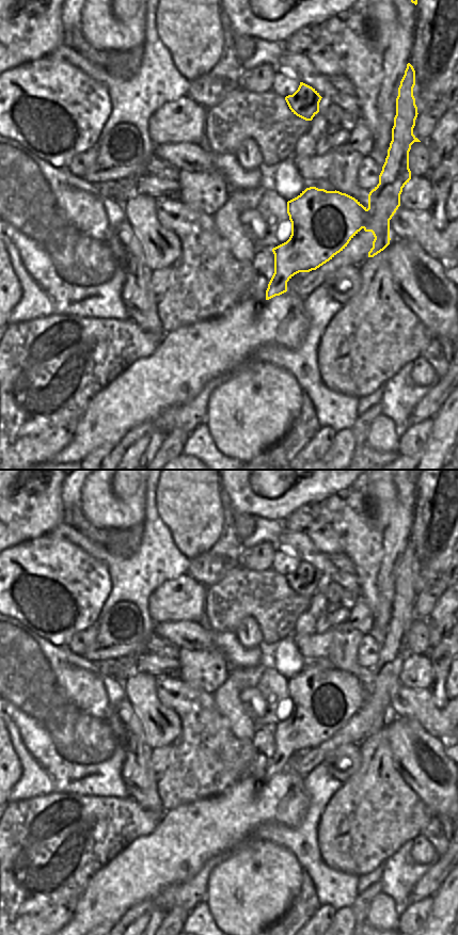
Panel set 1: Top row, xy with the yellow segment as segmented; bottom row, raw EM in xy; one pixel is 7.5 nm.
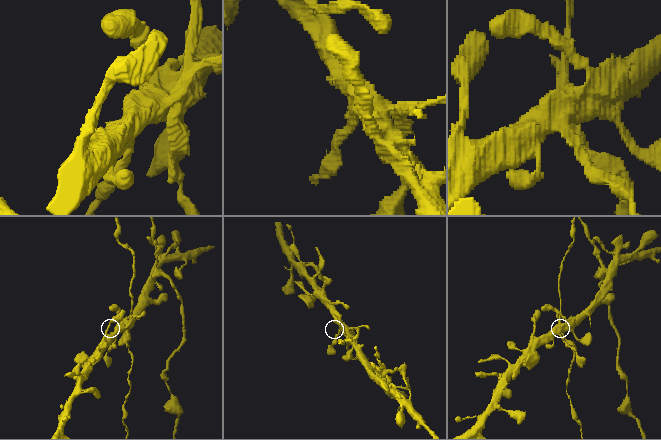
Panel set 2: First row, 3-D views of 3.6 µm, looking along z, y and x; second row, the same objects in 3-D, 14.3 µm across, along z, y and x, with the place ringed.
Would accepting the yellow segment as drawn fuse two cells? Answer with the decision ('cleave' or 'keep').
cleave

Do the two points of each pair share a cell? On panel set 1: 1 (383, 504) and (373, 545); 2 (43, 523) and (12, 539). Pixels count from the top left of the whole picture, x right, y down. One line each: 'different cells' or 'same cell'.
1: different cells
2: different cells

